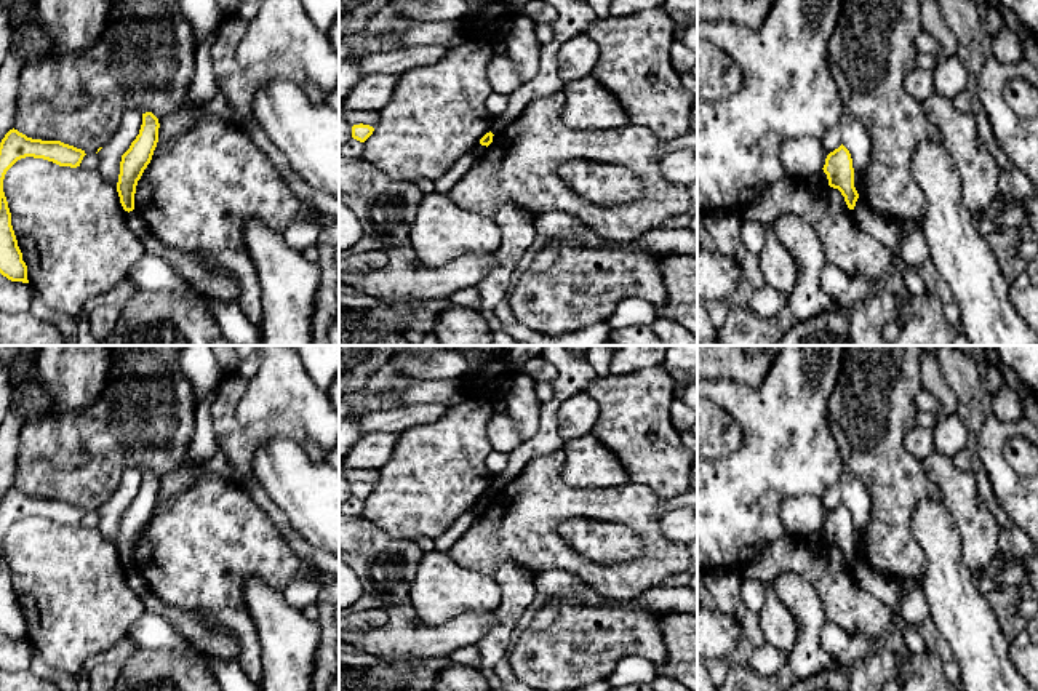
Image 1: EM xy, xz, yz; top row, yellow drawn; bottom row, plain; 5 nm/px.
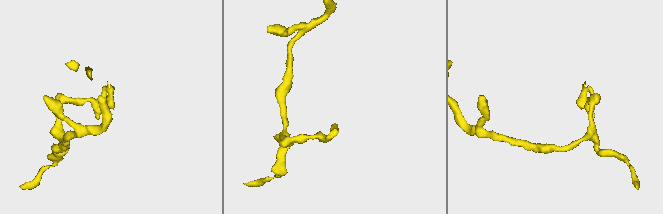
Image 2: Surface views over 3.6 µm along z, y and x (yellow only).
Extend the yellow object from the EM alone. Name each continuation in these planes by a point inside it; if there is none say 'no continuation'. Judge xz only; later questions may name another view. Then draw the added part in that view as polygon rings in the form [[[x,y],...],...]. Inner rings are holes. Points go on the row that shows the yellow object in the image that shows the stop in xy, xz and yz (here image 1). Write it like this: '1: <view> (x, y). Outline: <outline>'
no continuation

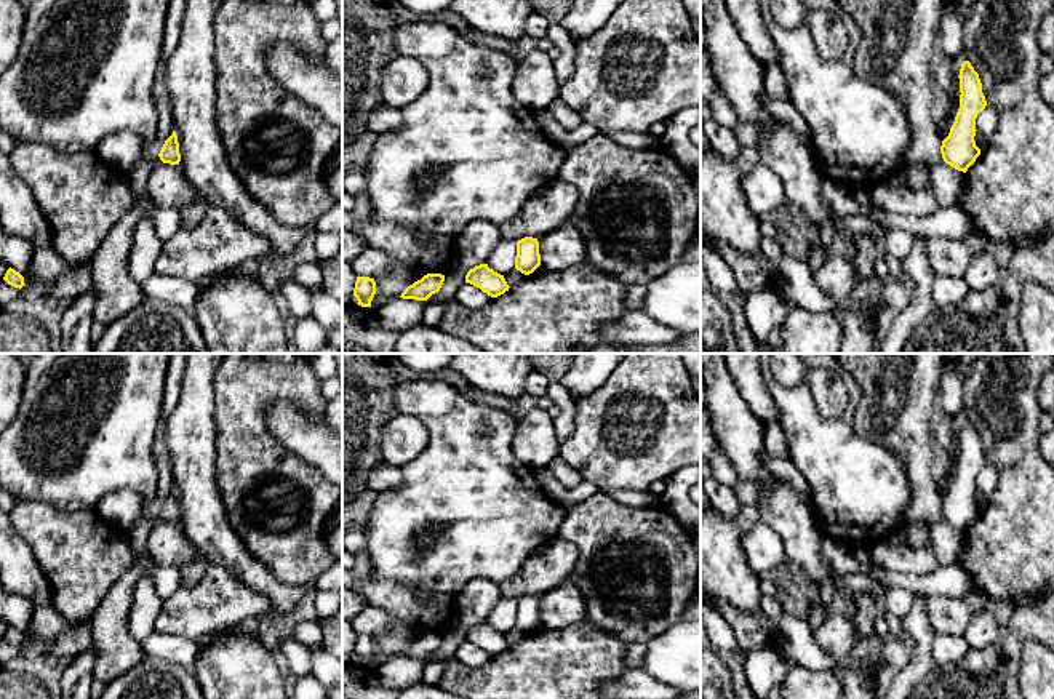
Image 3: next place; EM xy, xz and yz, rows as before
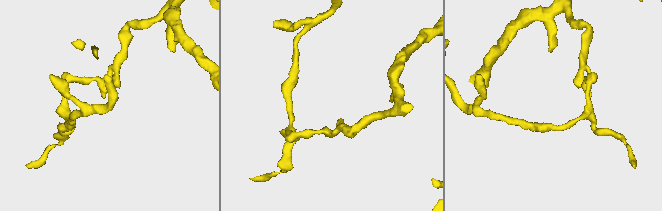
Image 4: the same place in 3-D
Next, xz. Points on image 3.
no continuation

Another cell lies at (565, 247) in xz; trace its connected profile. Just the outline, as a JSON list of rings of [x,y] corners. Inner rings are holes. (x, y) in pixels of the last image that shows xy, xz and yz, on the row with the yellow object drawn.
[[[565,224],[539,240],[541,266],[561,270],[585,262],[585,242],[571,224]]]

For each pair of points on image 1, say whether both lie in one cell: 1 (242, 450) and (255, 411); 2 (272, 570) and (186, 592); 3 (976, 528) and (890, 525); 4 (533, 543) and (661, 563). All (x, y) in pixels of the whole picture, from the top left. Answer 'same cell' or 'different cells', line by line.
1: different cells
2: same cell
3: different cells
4: same cell

